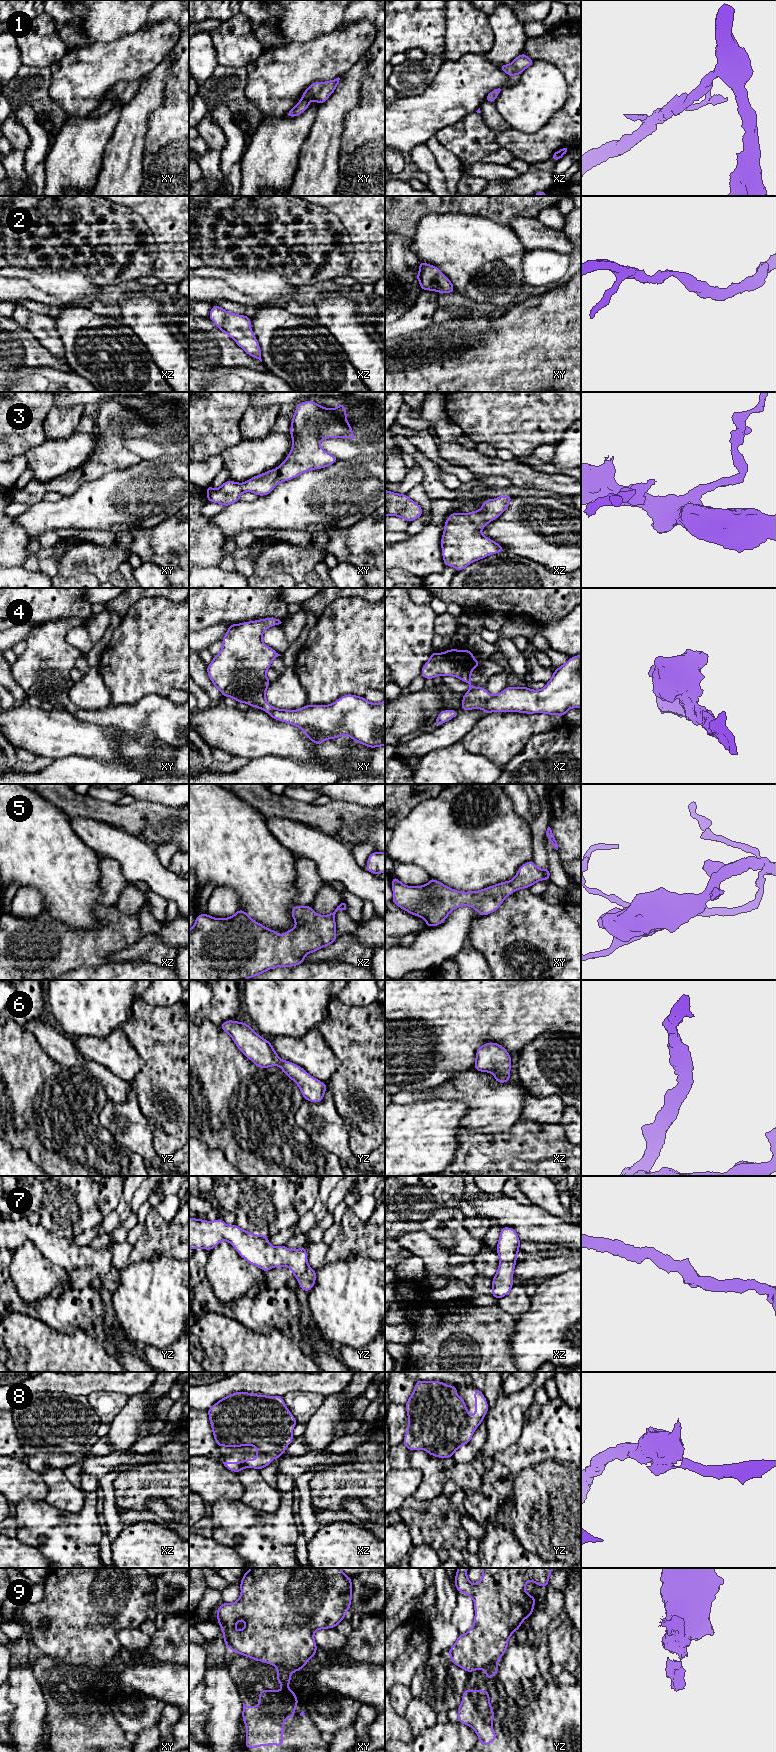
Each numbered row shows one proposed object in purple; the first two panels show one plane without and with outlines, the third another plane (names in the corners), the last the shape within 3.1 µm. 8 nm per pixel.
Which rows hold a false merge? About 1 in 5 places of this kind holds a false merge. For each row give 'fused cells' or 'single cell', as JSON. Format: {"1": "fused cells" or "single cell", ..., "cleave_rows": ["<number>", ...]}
{"1": "single cell", "2": "single cell", "3": "single cell", "4": "single cell", "5": "single cell", "6": "single cell", "7": "single cell", "8": "single cell", "9": "fused cells", "cleave_rows": ["9"]}

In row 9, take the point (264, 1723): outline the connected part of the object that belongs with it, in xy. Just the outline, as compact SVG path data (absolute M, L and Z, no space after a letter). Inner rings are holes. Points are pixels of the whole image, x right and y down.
M274 1665L277 1669L276 1679L283 1690L260 1690L259 1705L246 1706L243 1703L242 1719L246 1726L246 1748L258 1748L261 1745L267 1747L276 1745L283 1747L284 1721L287 1717L293 1719L295 1709L298 1705L296 1694L288 1687L291 1682L292 1671L284 1666Z

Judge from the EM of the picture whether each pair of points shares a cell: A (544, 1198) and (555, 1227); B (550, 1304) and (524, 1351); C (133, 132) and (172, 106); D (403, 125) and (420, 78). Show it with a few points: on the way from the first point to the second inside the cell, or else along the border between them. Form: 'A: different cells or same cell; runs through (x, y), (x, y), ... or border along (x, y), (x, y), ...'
A: different cells; border along (531, 1202), (570, 1223)
B: same cell; runs through (550, 1316), (550, 1325), (536, 1339)
C: different cells; border along (161, 102), (149, 115), (144, 145)
D: different cells; border along (439, 68), (434, 79), (425, 87)

